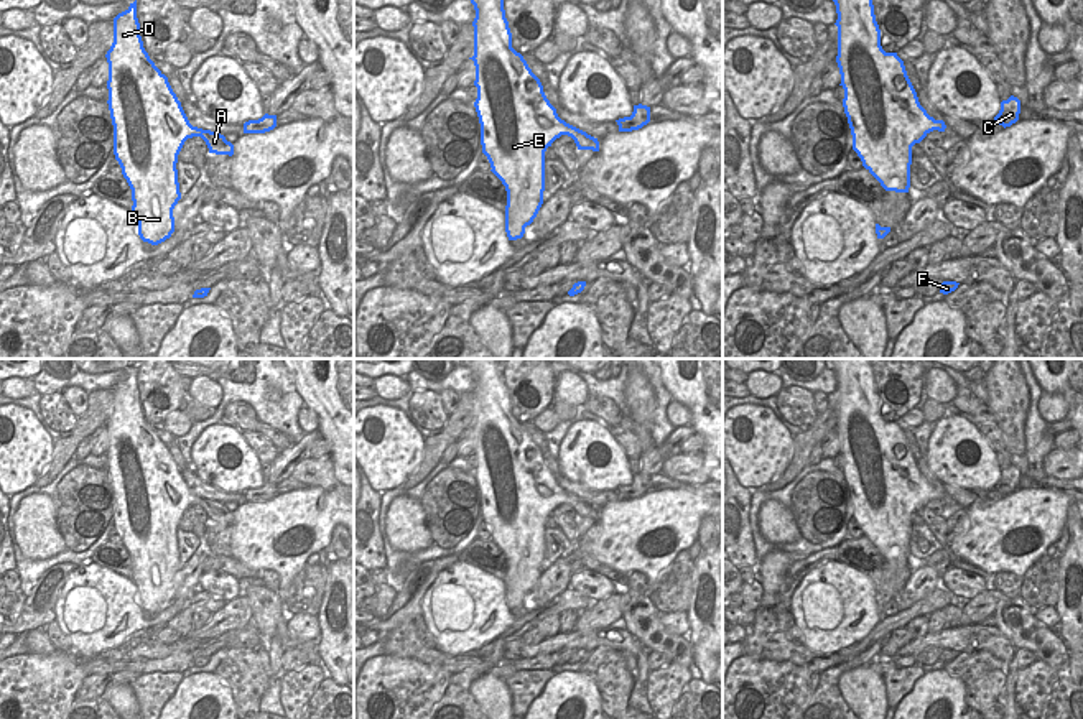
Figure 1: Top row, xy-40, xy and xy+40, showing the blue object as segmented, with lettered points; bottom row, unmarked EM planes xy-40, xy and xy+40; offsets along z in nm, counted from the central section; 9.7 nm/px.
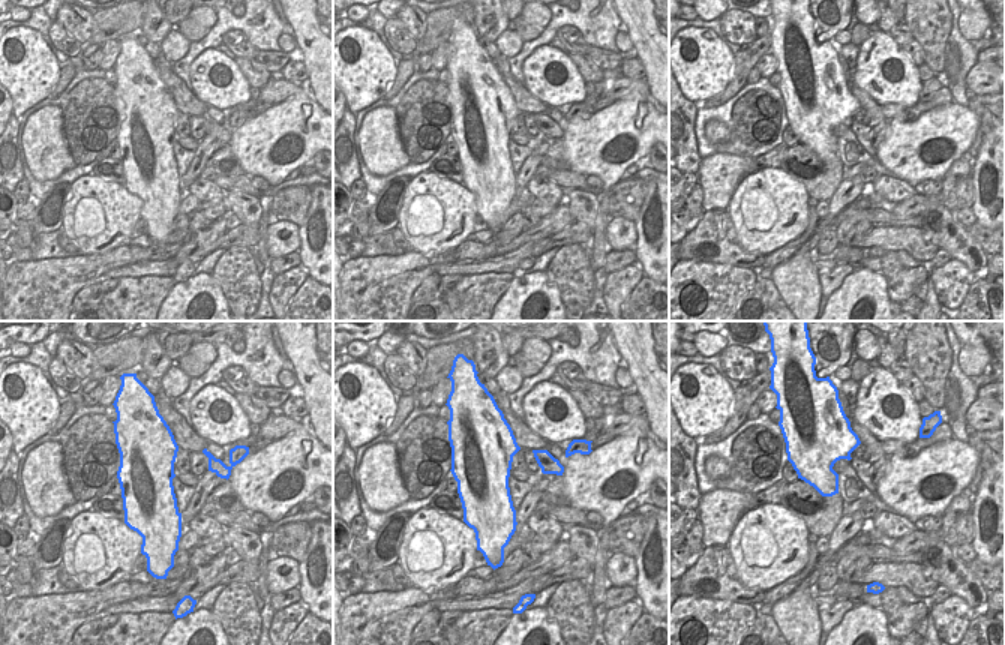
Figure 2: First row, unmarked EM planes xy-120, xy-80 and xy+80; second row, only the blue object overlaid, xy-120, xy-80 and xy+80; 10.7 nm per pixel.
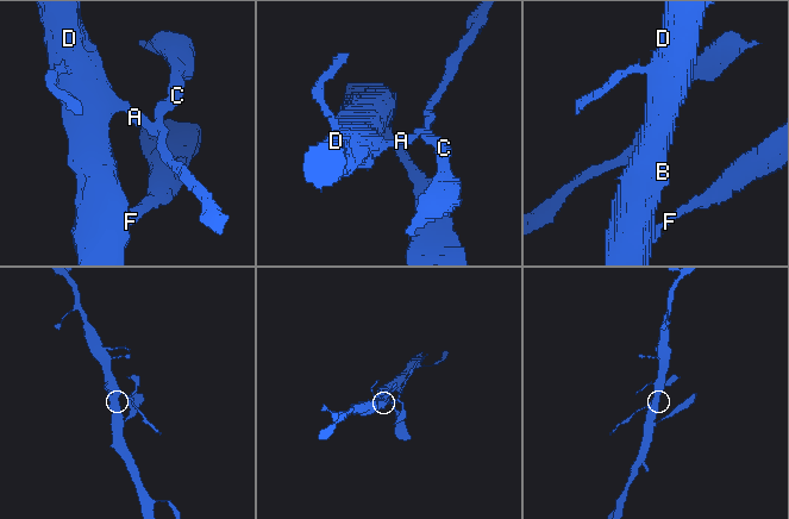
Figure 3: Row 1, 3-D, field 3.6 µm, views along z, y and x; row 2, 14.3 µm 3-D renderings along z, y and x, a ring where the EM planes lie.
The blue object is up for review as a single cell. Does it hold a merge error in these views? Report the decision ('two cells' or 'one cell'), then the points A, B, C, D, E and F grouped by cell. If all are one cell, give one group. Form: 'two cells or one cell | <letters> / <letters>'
two cells | A C / B D E F

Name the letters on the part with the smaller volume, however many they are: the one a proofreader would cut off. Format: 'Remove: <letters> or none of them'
Remove: A, C

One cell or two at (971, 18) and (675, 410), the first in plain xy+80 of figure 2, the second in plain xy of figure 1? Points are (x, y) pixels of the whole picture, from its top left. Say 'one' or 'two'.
one

